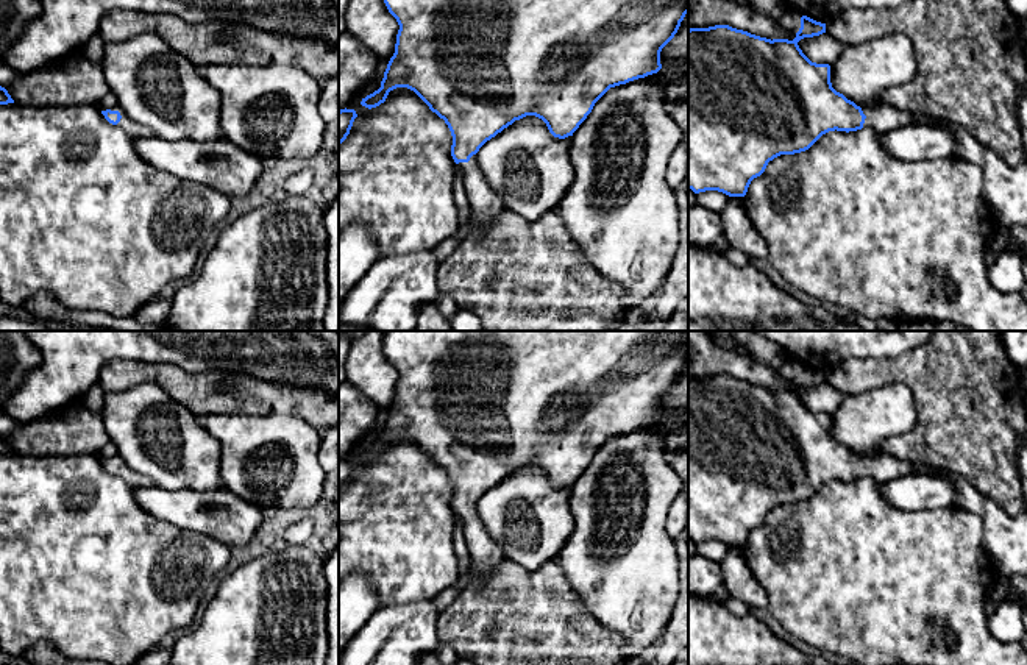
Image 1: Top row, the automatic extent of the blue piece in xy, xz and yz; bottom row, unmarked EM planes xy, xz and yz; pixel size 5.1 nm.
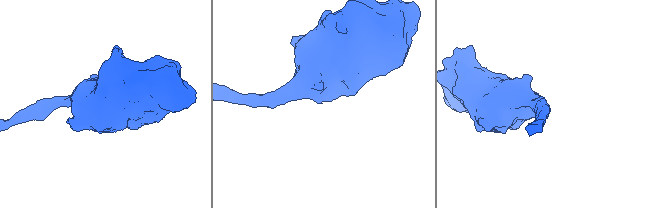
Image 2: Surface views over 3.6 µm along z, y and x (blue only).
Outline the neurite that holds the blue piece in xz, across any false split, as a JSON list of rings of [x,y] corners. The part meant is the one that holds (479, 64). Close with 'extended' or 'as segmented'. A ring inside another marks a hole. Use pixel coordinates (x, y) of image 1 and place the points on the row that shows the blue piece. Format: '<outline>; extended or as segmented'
[[[384,0],[396,19],[395,53],[381,87],[362,98],[371,109],[386,101],[390,91],[414,91],[448,125],[451,156],[464,172],[464,187],[471,219],[489,228],[507,209],[484,178],[476,153],[479,148],[526,116],[542,119],[554,137],[573,136],[595,103],[610,89],[657,73],[660,52],[674,37],[688,12],[688,0]]]; extended

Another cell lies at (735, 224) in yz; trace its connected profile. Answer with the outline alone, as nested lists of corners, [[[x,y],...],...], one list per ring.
[[[730,197],[721,211],[721,229],[729,247],[744,253],[749,259],[768,258],[768,245],[752,225],[743,197]]]

